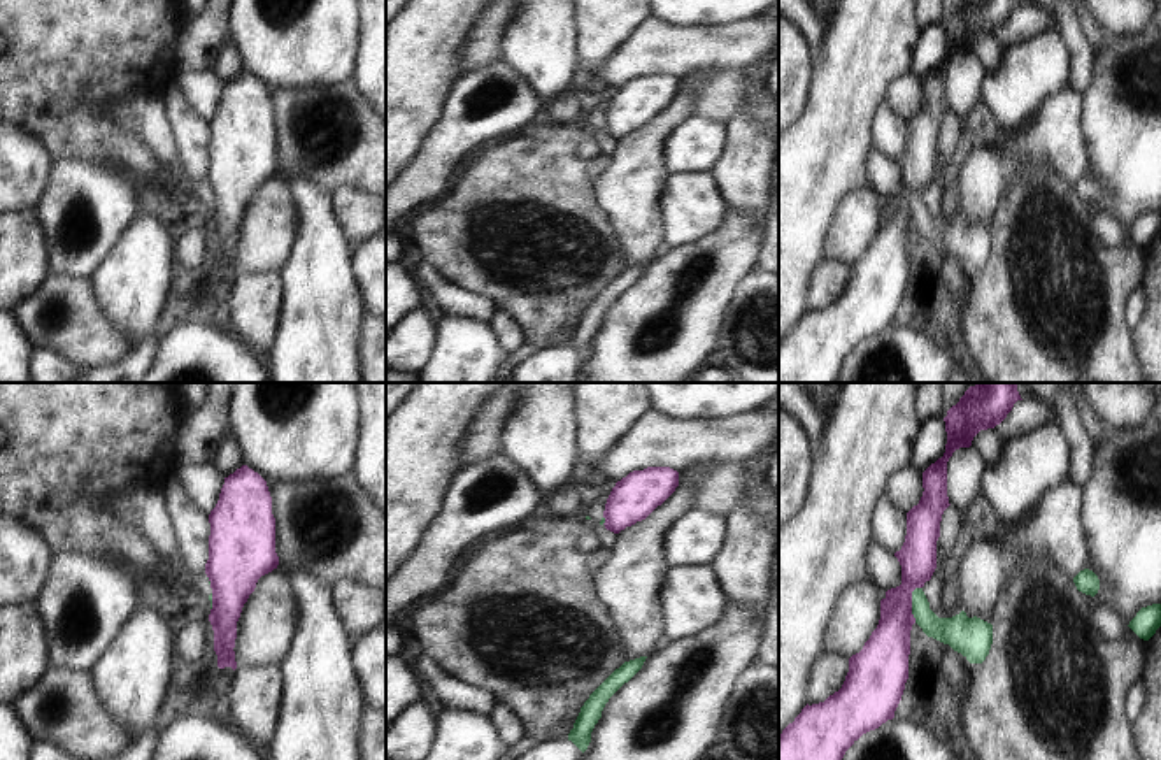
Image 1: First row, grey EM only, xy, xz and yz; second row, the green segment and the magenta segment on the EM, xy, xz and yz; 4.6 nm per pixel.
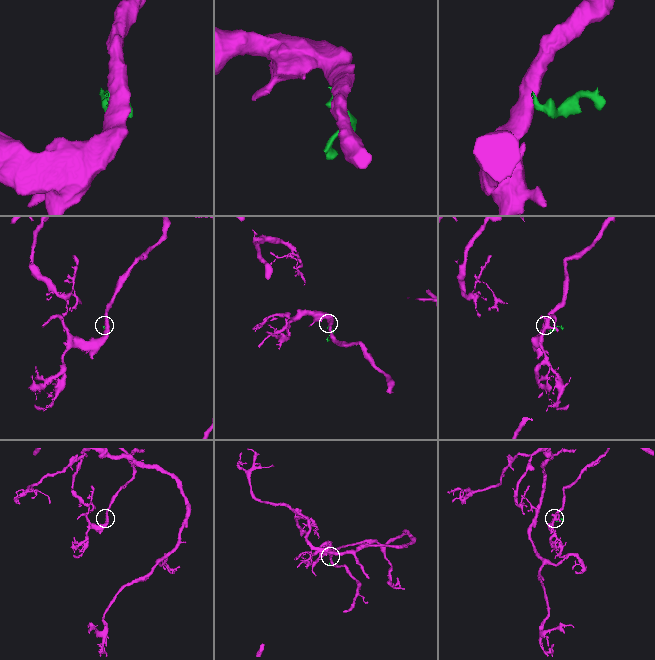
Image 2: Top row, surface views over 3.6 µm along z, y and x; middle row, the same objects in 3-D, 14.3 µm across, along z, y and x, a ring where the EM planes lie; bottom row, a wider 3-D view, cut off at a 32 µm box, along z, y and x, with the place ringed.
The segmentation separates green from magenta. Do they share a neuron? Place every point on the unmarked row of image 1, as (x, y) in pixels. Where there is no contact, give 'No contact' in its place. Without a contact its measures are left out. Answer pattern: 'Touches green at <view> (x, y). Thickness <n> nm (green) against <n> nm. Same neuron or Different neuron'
Touches green at yz (912, 209). Thickness 150 nm (green) against 200 nm. Different neuron

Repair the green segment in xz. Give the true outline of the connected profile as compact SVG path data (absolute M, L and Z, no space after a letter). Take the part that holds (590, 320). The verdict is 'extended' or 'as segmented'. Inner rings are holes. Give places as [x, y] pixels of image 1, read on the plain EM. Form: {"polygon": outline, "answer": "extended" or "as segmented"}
{"polygon": "M640 263L624 269L589 302L589 305L580 314L573 335L568 341L568 348L572 348L582 360L591 349L591 339L602 325L605 311L624 290L628 290L642 276L645 265L647 263Z", "answer": "as segmented"}

